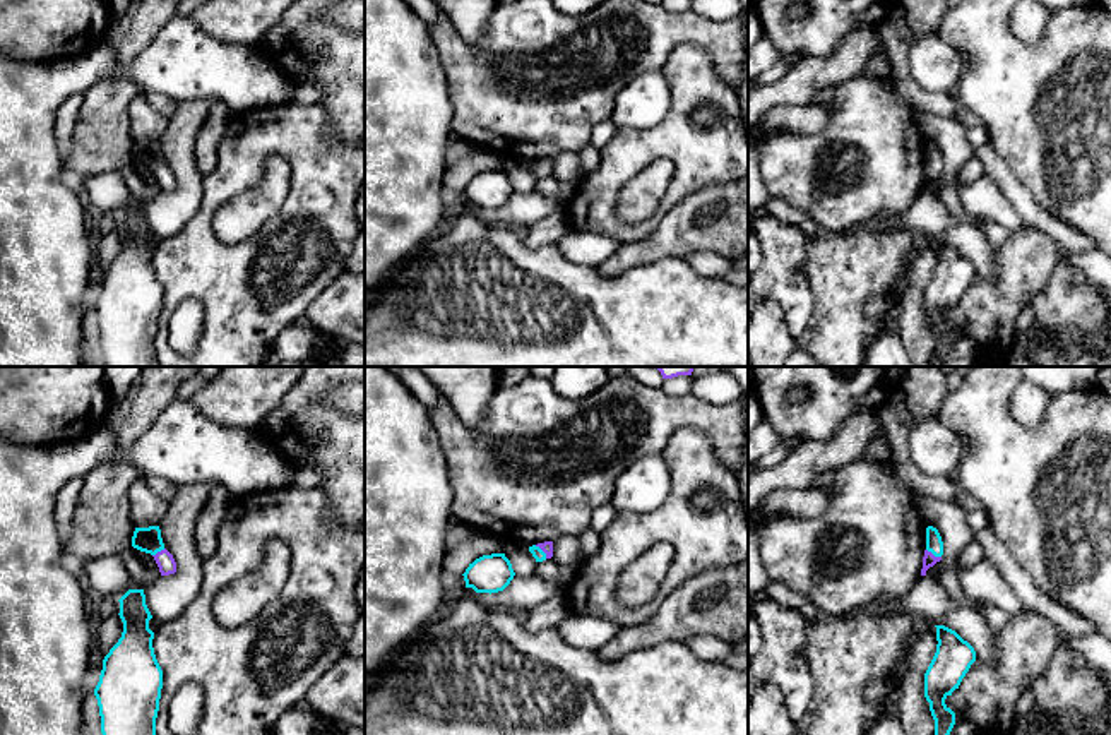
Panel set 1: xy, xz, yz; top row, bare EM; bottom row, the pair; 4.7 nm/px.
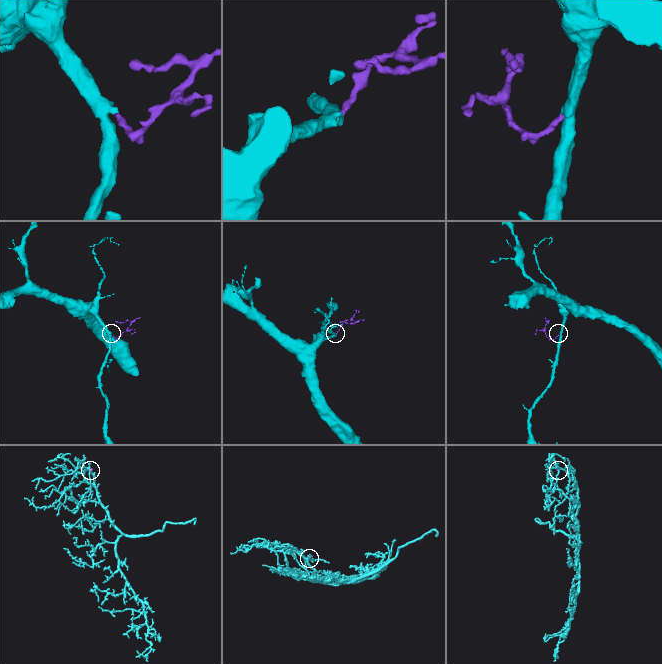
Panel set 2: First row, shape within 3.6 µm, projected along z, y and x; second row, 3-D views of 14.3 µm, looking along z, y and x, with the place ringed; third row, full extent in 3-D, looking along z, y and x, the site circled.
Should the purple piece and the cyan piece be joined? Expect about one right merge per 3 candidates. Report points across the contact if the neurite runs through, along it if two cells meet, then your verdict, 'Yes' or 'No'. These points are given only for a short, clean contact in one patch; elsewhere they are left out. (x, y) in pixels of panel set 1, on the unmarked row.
Path across: xz (546, 163), (541, 165), (538, 170). Yes

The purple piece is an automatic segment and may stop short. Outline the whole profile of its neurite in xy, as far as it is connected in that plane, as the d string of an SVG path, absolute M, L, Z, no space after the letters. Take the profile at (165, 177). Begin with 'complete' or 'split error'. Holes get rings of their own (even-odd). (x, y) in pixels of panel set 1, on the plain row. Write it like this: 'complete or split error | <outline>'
split error | M159 142L135 144L132 163L151 170L159 183L161 192L176 188L176 178L173 171L164 164Z

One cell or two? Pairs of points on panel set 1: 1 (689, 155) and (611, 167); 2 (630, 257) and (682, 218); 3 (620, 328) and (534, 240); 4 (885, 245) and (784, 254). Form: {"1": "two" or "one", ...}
{"1": "one", "2": "one", "3": "two", "4": "two"}

